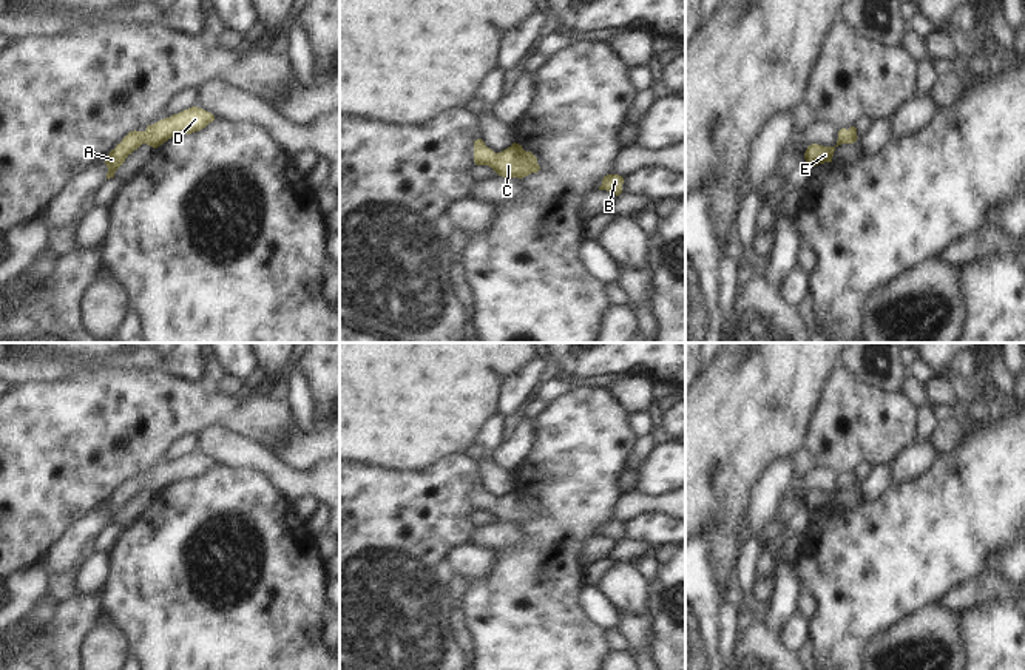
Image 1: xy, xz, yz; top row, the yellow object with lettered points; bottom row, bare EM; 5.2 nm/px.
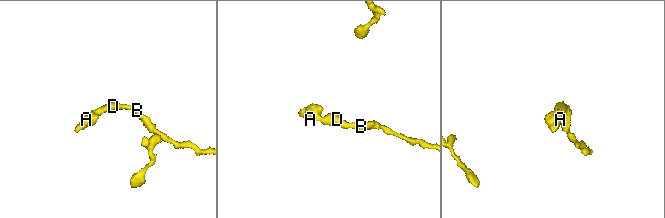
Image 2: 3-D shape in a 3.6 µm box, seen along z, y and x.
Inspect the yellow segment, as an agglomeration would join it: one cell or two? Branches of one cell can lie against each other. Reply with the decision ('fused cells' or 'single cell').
single cell

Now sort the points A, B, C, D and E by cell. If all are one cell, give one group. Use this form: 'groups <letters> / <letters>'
groups A B C D E

